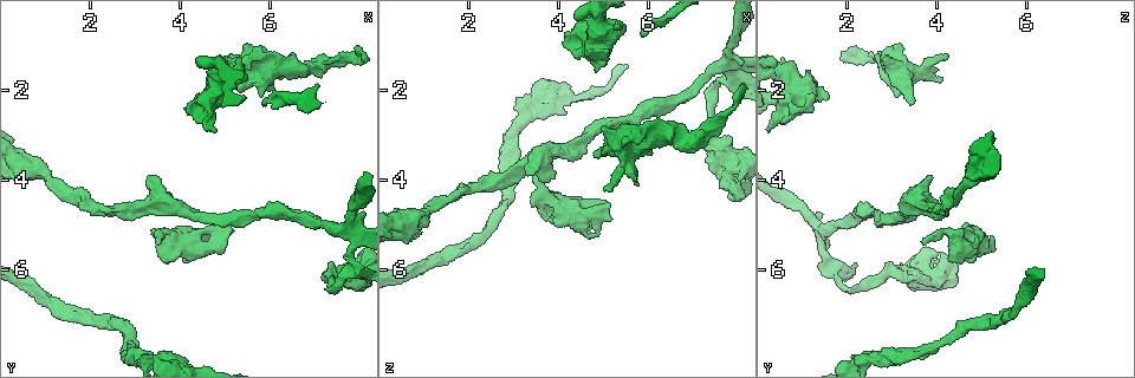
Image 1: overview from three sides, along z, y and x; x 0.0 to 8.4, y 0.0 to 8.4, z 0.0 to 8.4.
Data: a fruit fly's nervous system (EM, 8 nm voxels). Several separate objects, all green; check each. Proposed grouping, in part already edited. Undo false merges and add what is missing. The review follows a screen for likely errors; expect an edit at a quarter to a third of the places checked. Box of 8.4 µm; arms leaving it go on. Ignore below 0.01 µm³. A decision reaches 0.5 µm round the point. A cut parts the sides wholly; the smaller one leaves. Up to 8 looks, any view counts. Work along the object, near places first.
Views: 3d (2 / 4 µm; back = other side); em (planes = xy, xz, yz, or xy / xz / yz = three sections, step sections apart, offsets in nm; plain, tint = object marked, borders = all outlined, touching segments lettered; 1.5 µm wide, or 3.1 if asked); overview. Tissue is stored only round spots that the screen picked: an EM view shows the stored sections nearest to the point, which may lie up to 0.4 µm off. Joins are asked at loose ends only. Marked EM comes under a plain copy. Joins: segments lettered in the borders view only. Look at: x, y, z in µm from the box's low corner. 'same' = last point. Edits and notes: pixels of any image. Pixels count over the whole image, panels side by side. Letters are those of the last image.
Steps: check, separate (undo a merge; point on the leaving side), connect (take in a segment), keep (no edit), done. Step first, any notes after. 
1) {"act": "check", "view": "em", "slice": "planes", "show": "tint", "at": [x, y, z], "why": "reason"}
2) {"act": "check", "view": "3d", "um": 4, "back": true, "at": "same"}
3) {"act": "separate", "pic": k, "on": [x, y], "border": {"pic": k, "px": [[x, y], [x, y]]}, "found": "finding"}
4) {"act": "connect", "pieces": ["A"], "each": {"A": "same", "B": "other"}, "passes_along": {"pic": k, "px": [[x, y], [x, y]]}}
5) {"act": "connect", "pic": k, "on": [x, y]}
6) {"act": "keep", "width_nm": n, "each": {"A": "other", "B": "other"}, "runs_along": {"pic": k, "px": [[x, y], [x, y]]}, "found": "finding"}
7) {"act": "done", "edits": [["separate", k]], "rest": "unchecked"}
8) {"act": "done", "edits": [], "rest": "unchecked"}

{"act": "check", "view": "em", "slice": "planes", "show": "borders", "at": [5.85, 2.40, 0.80]}

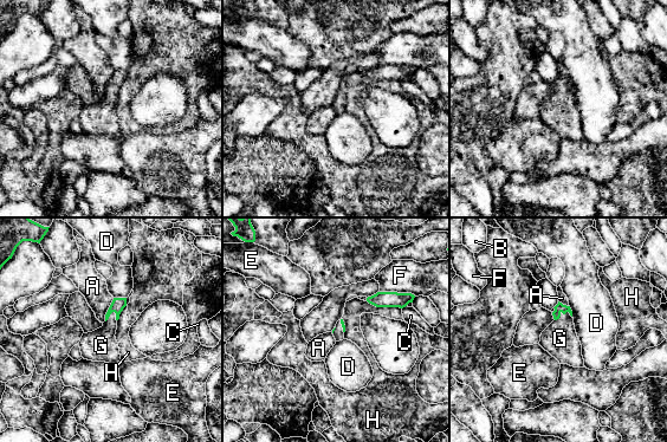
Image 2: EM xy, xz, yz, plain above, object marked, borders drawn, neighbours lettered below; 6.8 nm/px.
{"act": "connect", "pieces": ["G"], "each": {"A": "other", "B": "other", "C": "other", "D": "other", "E": "other", "F": "other", "G": "same", "H": "other"}, "found": "it goes on there"}

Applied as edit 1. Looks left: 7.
{"act": "check", "view": "3d", "um": 2, "at": [4.85, 5.35, 5.20], "why": "closes a loop"}

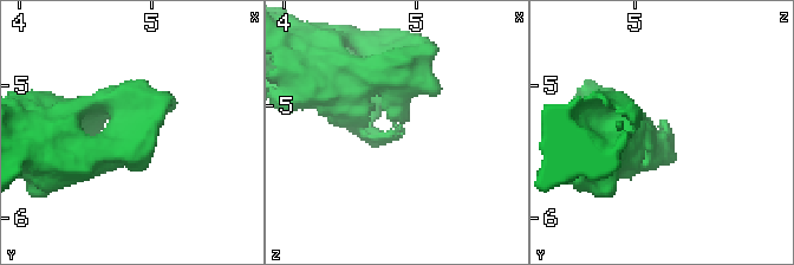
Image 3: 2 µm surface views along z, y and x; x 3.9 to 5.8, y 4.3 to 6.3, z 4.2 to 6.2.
{"act": "check", "view": "em", "slice": "xy", "step": 4, "show": "borders", "at": [4.88, 5.38, 5.20]}

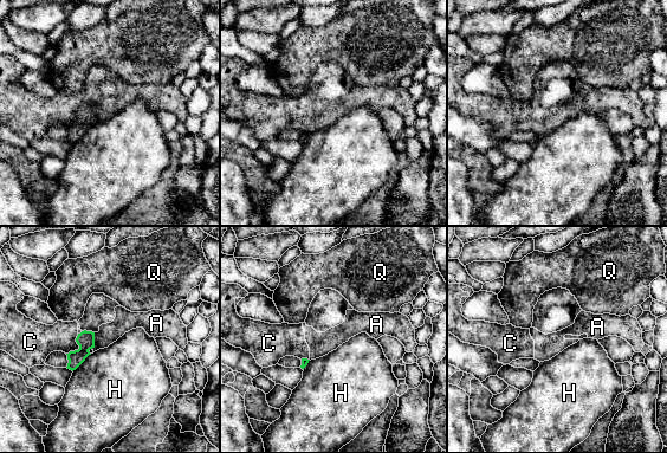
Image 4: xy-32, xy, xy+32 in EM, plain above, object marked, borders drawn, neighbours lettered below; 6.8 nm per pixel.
{"act": "check", "view": "em", "slice": "xz", "step": 8, "show": "borders", "at": "same", "why": "another direction"}

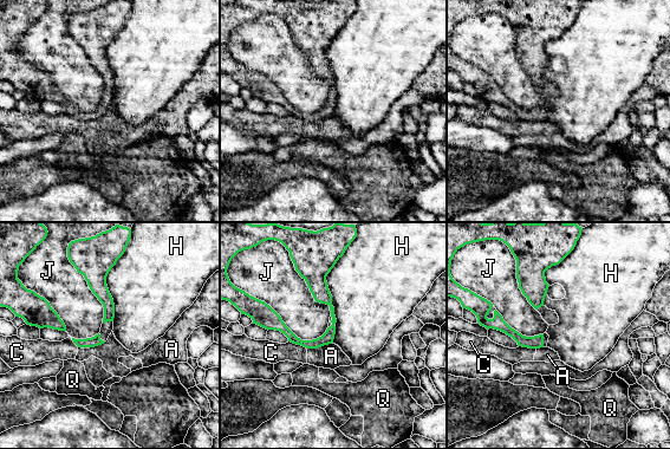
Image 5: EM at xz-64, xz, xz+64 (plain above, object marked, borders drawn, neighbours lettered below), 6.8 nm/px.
{"act": "keep", "longest_contact_nm": ["J", 500], "each": {"A": "other", "C": "other", "H": "other", "J": "other", "Q": "other"}, "found": "continuous, no second cell"}

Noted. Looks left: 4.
{"act": "check", "view": "em", "slice": "xy", "step": 8, "show": "borders", "at": [3.45, 3.95, 3.85], "why": "an open end"}

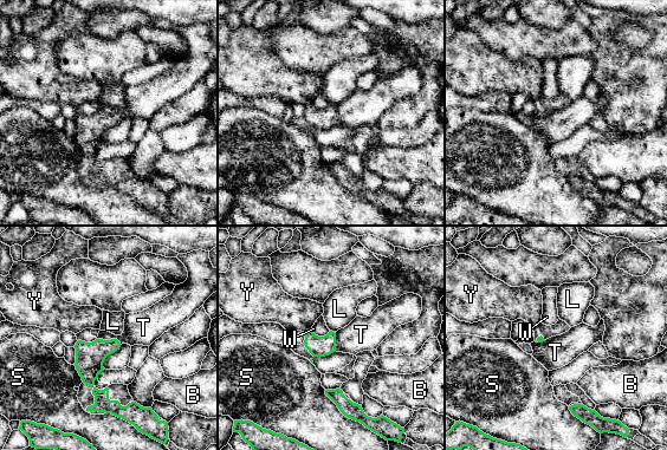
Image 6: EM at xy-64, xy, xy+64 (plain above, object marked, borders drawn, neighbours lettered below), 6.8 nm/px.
{"act": "check", "view": "em", "slice": "planes", "show": "borders", "at": "same", "why": "cut it another way"}

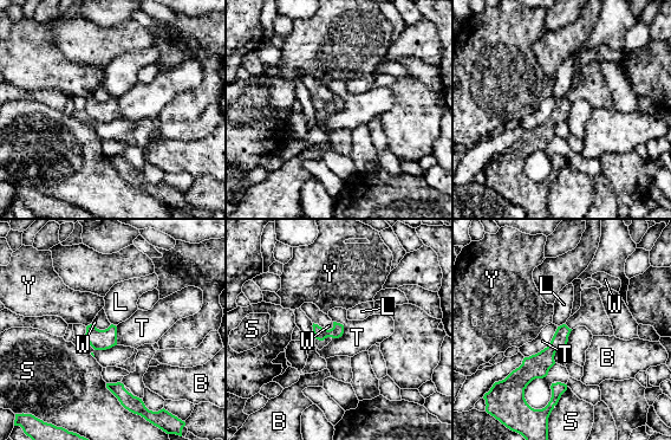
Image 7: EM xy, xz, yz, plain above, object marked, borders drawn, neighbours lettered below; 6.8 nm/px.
{"act": "keep", "longest_contact_nm": ["T", 320], "each": {"B": "other", "L": "other", "S": "other", "T": "other", "W": "other", "Y": "other"}, "border": {"pic": 7, "px": [[558, 327], [546, 347], [525, 357]]}, "found": "none of them fits"}

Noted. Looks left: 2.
{"act": "done", "edits": [["connect", 2]], "rest": "unchecked"}

